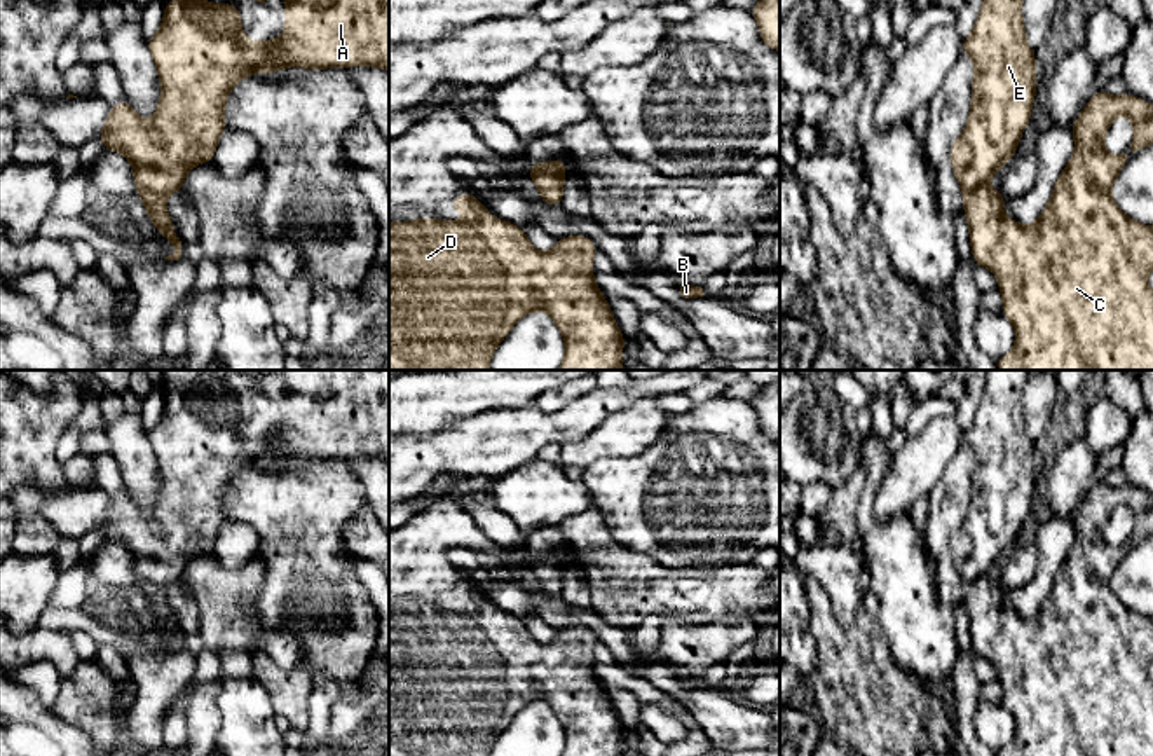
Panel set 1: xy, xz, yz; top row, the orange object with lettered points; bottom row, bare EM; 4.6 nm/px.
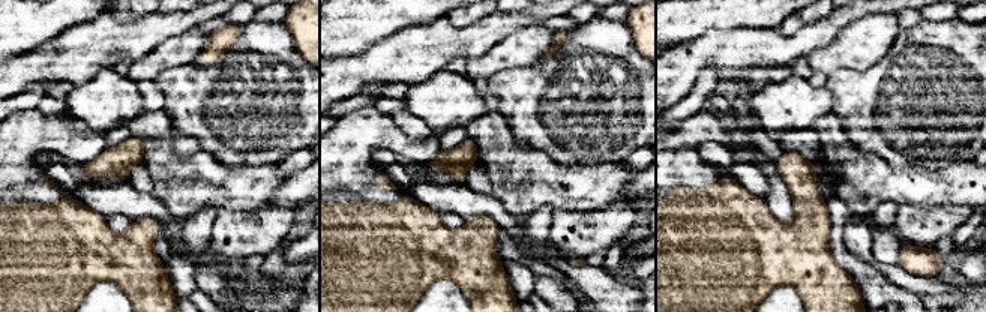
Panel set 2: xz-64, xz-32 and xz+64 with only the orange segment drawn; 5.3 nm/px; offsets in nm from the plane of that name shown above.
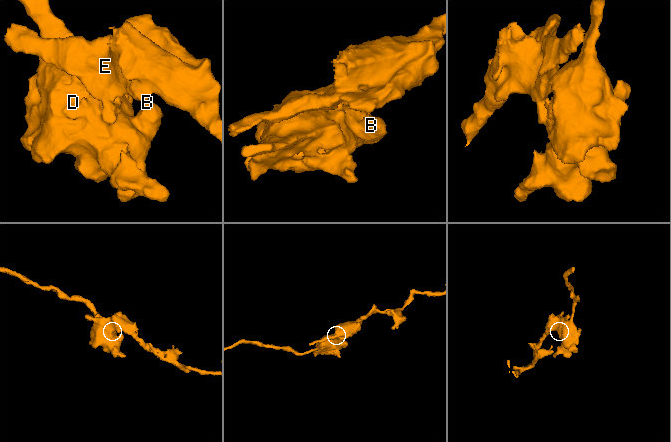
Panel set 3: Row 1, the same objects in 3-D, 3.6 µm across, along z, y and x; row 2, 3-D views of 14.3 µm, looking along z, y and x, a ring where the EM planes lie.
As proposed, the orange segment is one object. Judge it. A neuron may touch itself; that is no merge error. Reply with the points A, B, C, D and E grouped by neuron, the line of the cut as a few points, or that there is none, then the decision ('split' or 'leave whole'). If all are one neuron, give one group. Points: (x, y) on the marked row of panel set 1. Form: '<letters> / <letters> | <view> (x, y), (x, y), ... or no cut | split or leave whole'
A E / B C D | xy (140, 192), (161, 192), (164, 196) | split

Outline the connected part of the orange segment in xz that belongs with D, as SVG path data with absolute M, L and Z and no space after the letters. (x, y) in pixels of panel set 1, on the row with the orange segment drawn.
M471 192L454 197L452 210L483 216L473 223L427 216L389 222L389 370L488 370L501 340L532 311L548 313L565 339L558 370L623 370L626 337L593 279L597 246L590 237L567 236L542 253L529 243L523 227L497 220Z

